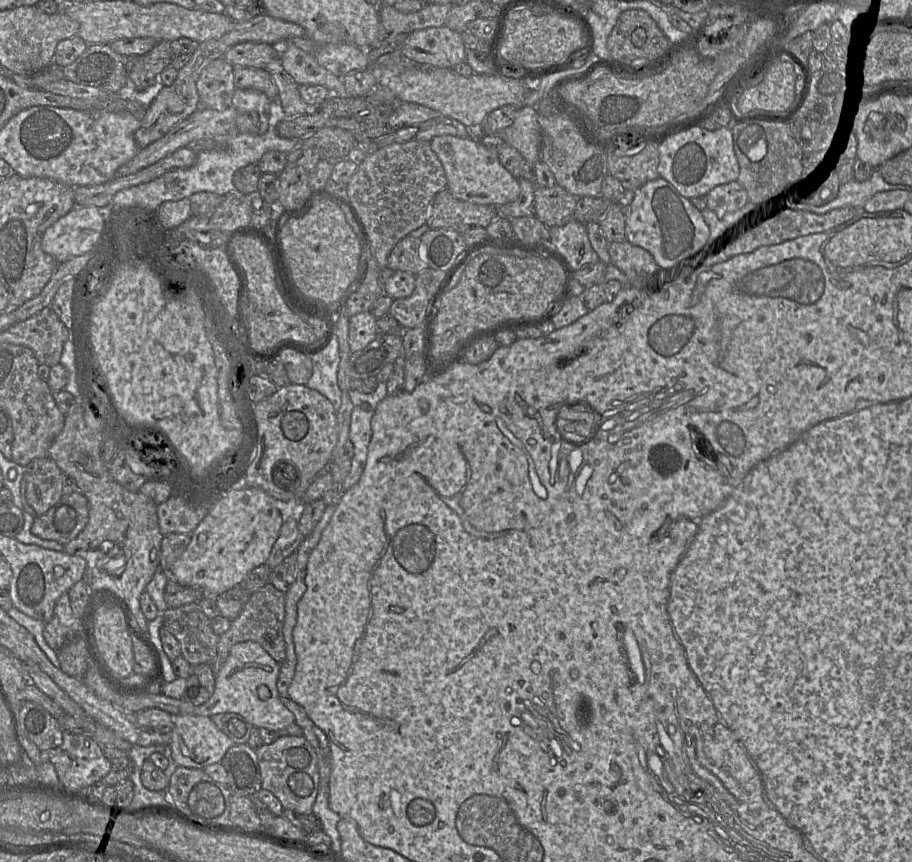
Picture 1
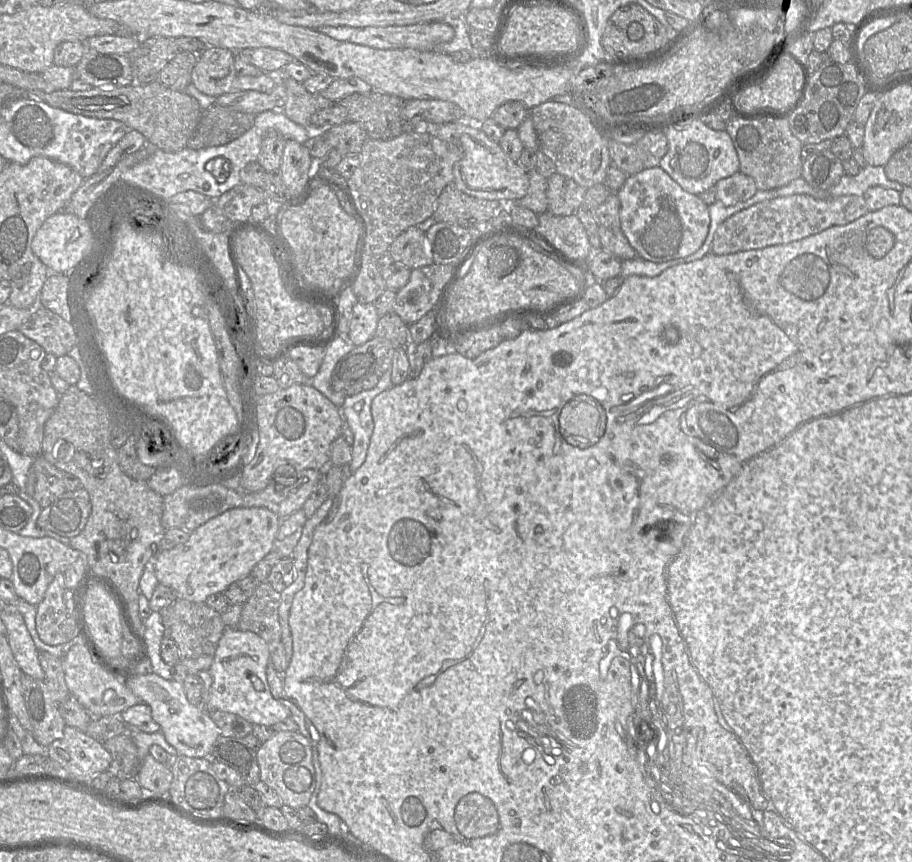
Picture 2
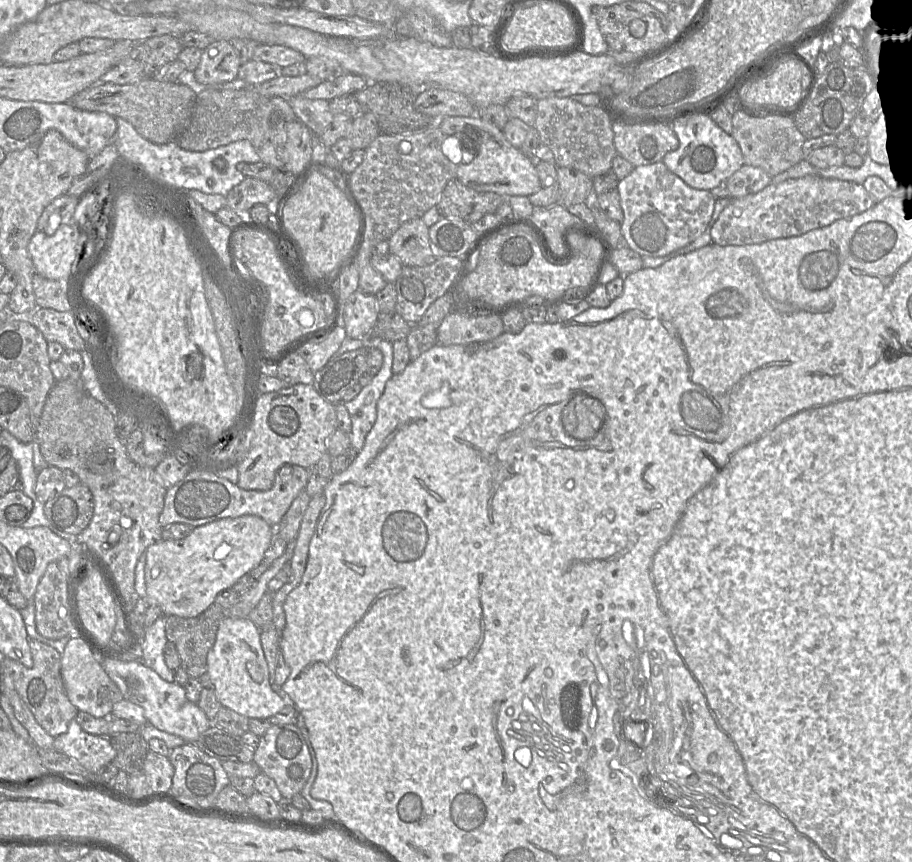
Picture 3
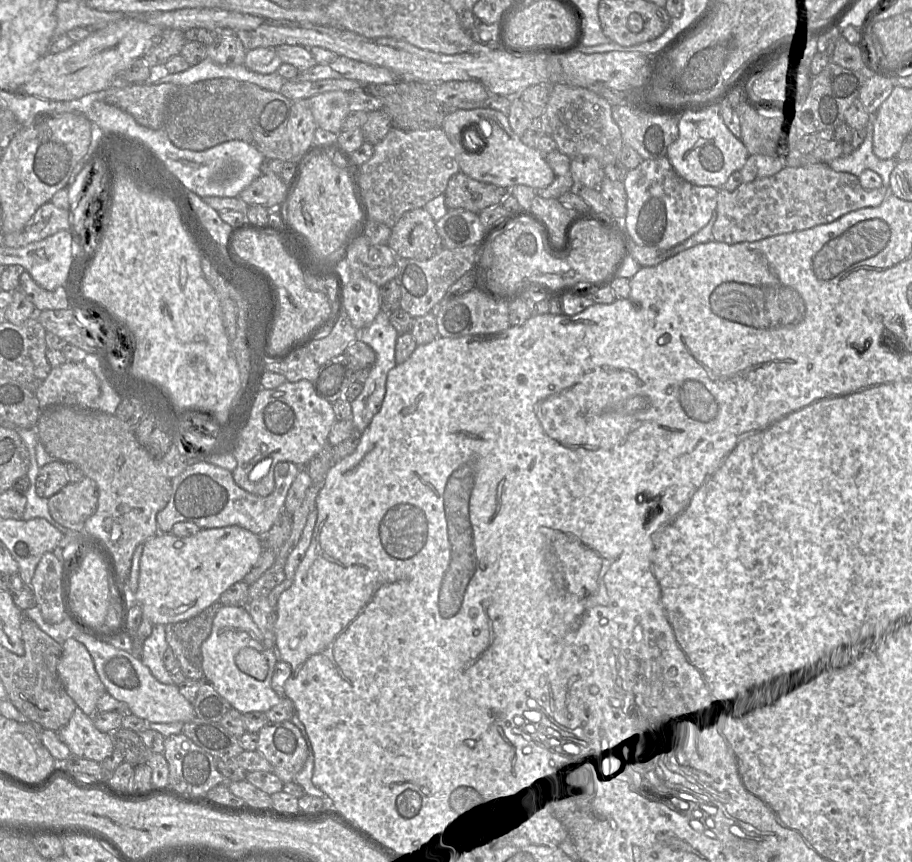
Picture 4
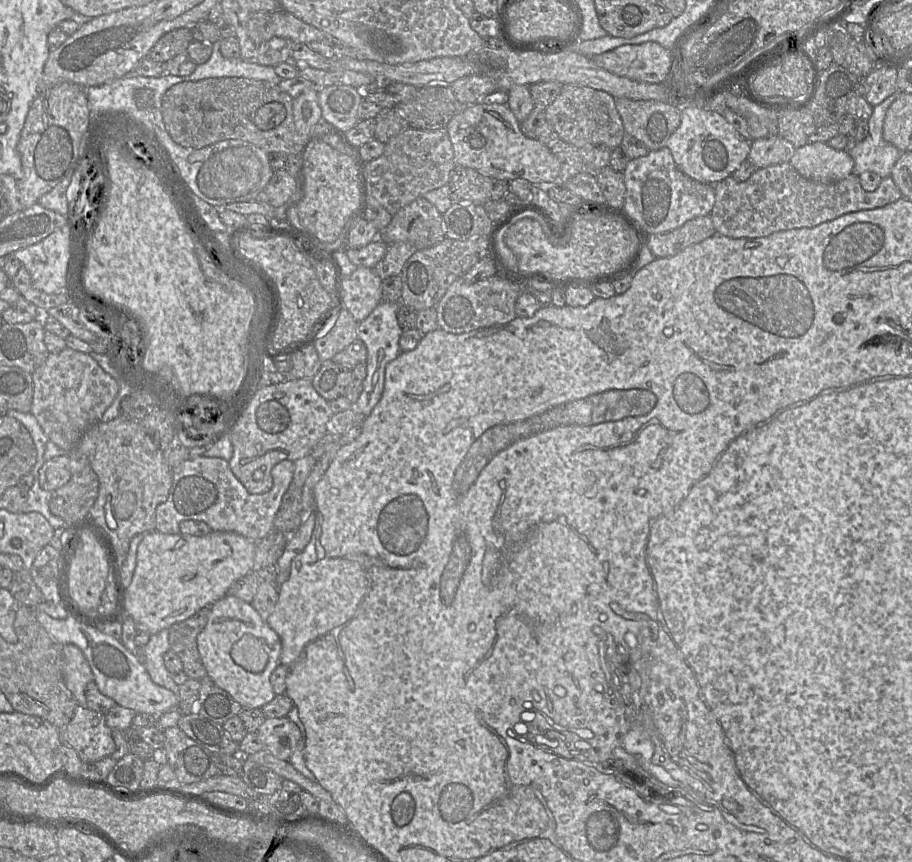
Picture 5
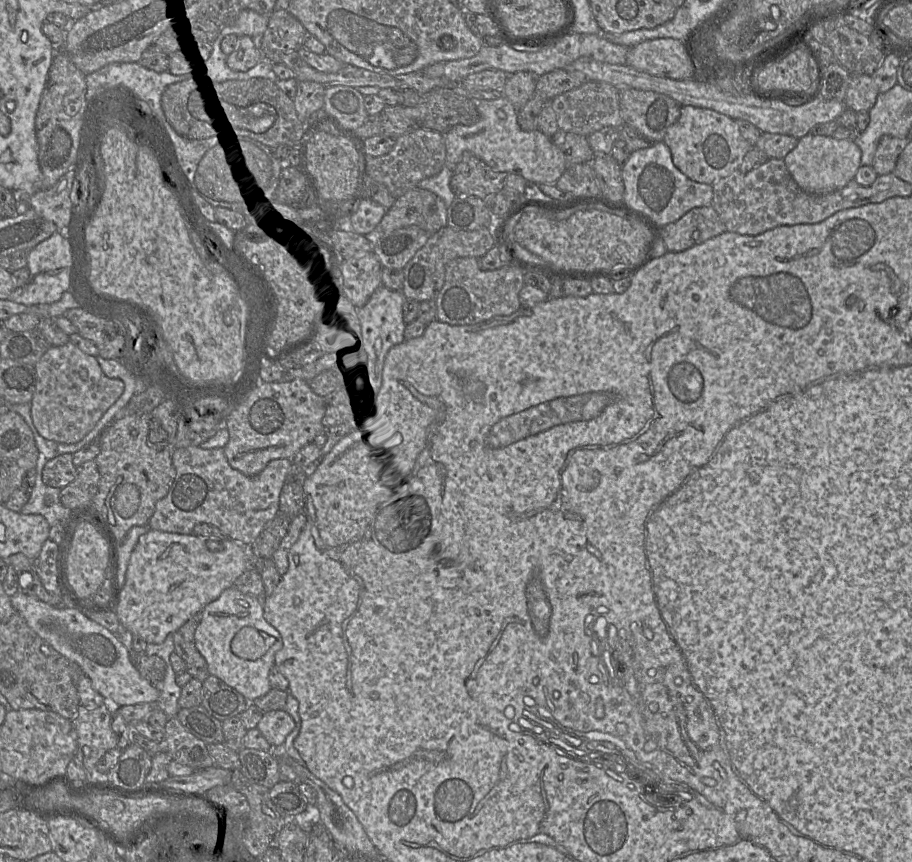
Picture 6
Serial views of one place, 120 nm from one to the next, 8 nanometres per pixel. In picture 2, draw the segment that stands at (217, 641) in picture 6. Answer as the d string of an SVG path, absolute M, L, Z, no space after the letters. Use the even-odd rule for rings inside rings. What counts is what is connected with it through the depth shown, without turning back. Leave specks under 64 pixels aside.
M226 627L218 642L213 662L208 670L213 682L208 695L207 709L233 713L251 724L265 726L273 726L274 724L286 719L291 715L289 708L276 700L270 691L266 675L266 668L269 662L270 652L268 645L259 635L250 631L241 631L236 627ZM251 675L257 676L262 681L264 685L262 691L258 691L254 688L251 681Z

